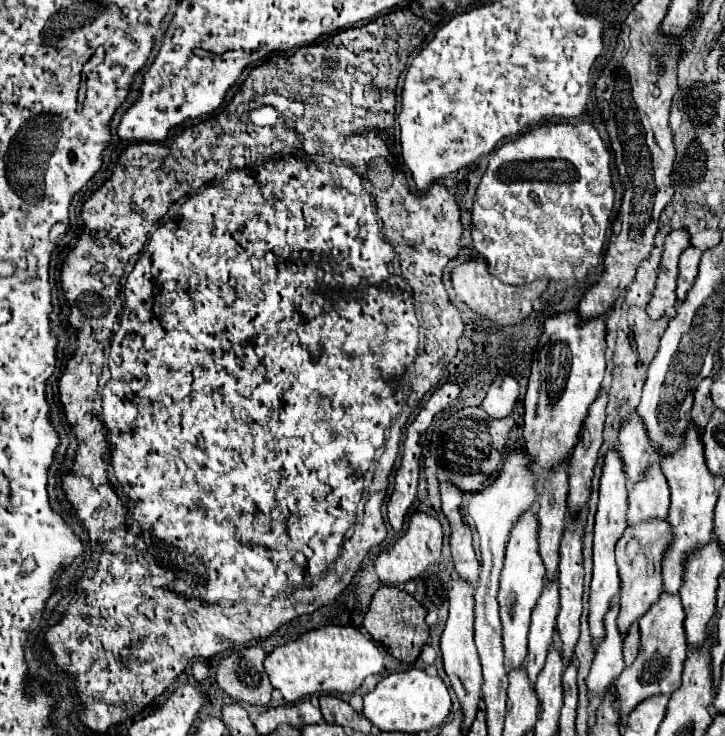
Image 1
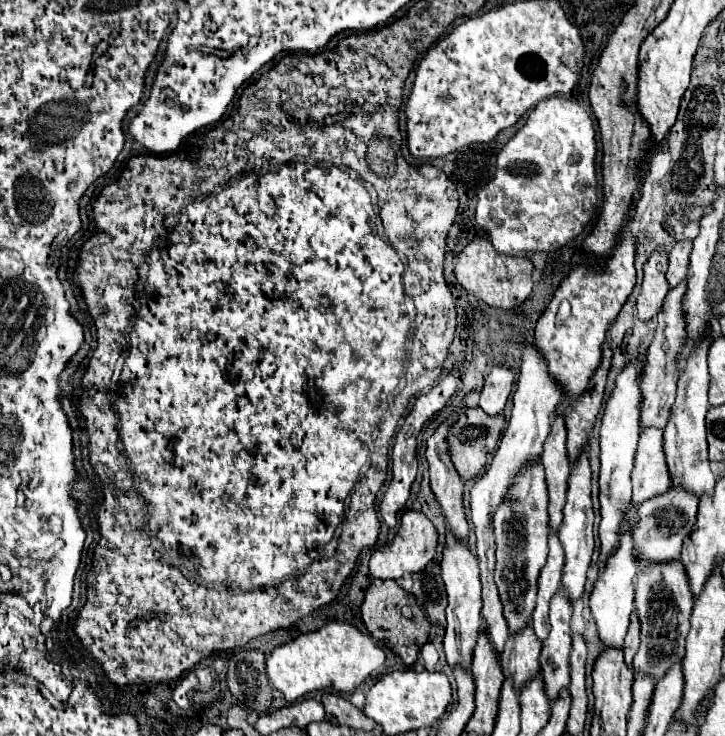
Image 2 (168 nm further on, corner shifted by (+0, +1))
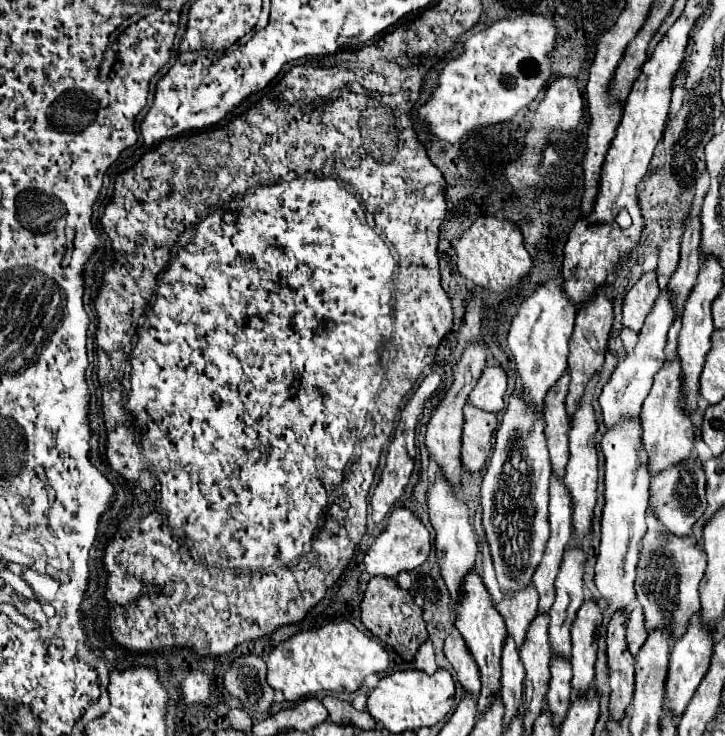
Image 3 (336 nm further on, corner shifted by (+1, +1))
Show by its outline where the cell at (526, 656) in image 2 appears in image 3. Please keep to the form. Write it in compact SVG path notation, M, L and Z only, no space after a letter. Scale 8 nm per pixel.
M525 588L521 592L515 592L513 598L503 598L497 606L499 614L505 620L507 634L517 642L517 650L525 642L525 634L537 616L537 592L535 588Z

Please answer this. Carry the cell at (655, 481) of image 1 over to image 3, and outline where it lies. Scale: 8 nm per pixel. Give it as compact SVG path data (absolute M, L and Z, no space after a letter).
M667 362L653 382L653 390L643 402L641 410L641 442L647 452L647 470L651 476L667 470L669 466L677 466L693 452L693 424L681 410L681 364Z

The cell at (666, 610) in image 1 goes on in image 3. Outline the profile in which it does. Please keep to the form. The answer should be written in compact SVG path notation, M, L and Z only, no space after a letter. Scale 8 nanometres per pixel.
M647 514L647 534L641 540L641 554L637 564L635 592L643 606L645 630L667 630L673 640L685 634L689 618L701 610L699 606L699 582L705 570L705 552L695 544L691 536L675 538L663 530L653 514Z

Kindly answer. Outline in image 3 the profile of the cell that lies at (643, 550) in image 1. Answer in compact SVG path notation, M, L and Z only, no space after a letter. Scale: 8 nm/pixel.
M691 456L685 462L663 470L661 474L651 478L651 496L649 496L649 510L653 516L665 526L665 532L685 538L691 534L691 526L701 518L701 514L707 508L705 500L705 474L703 474L703 464L699 458Z

